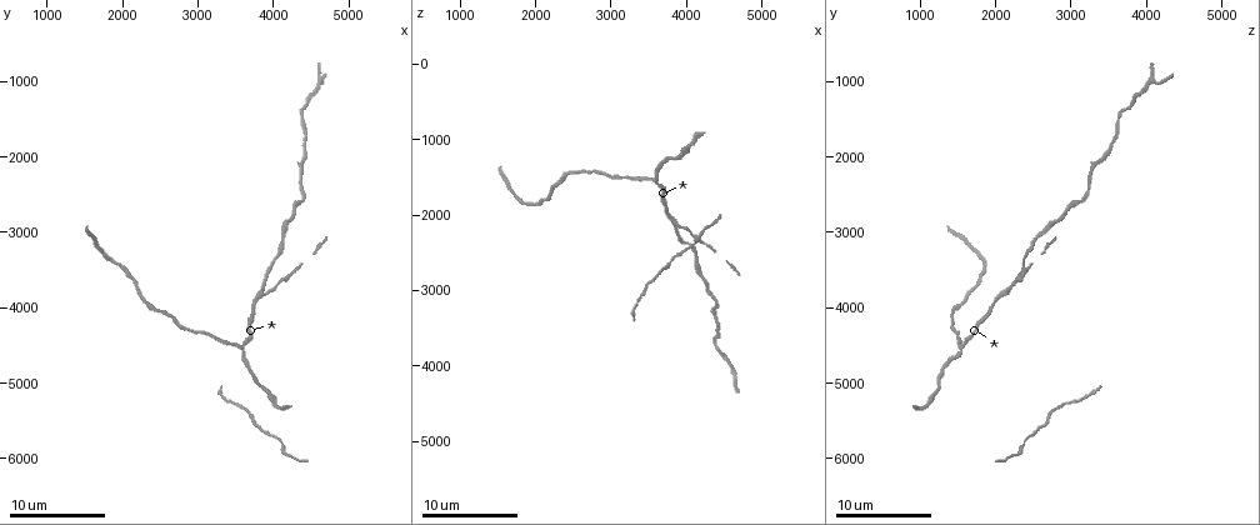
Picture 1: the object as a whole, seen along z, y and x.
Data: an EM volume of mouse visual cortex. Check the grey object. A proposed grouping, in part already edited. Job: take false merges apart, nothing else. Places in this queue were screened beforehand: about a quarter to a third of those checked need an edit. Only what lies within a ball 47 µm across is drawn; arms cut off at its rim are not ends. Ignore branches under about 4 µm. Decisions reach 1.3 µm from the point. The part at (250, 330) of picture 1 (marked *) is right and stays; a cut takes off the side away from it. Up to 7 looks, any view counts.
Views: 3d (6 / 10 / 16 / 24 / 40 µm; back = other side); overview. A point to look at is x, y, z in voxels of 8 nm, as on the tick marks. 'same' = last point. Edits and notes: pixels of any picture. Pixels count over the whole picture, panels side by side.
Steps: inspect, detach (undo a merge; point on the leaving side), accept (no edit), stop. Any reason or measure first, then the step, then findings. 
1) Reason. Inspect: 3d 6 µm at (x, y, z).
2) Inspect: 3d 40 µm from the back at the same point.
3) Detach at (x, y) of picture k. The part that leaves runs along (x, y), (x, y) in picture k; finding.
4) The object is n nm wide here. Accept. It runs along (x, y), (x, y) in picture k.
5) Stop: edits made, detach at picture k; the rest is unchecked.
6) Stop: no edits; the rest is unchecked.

Inspect: 3d 10 µm at (3500, 4500, 1550).

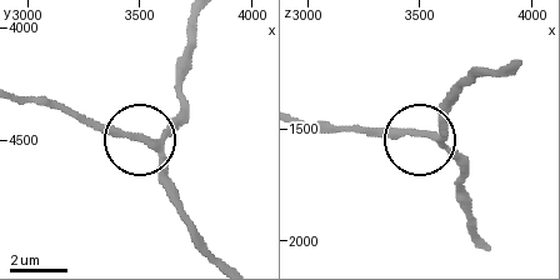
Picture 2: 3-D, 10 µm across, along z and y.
Inspect: 3d 10 µm from the back at (3540, 4510, 1530).

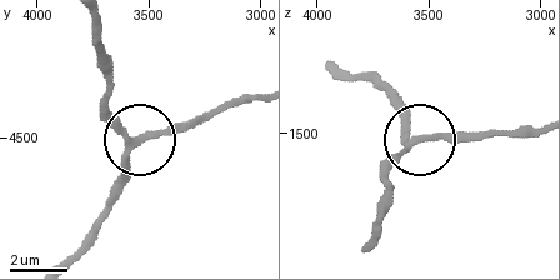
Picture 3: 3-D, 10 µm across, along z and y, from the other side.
3 arms meet here. Accept. Continuous, no second neuron.

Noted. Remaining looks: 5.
Inspect: 3d 6 µm at (3900, 3800, 2150).

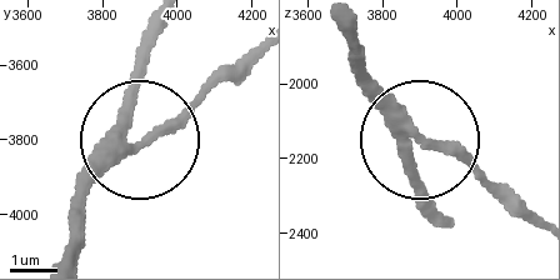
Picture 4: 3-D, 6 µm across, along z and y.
Other side. Inspect: 3d 6 µm from the back at (3920, 3790, 2150).

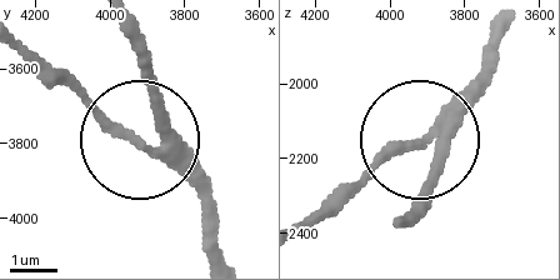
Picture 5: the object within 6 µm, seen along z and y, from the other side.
Accept. It runs along (505, 25), (433, 133), (385, 156), (329, 213) in picture 5; continuous, no second neuron.

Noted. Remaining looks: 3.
Thick turns thin. Inspect: 3d 10 µm at (4350, 2150, 3300).

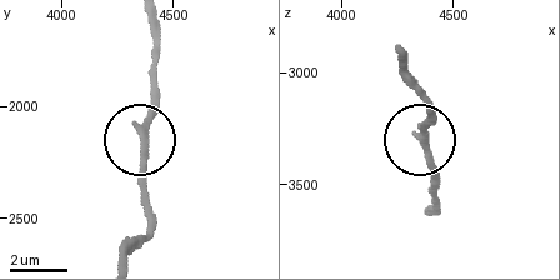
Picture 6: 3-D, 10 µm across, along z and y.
Inspect: 3d 6 µm at (4360, 2120, 3300).

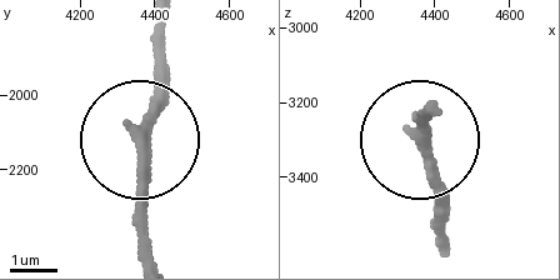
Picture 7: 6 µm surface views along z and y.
Accept. It runs along (425, 105), (433, 225) in picture 7; one neuron here.

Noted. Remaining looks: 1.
Stop: no edits; the rest is unchecked.

